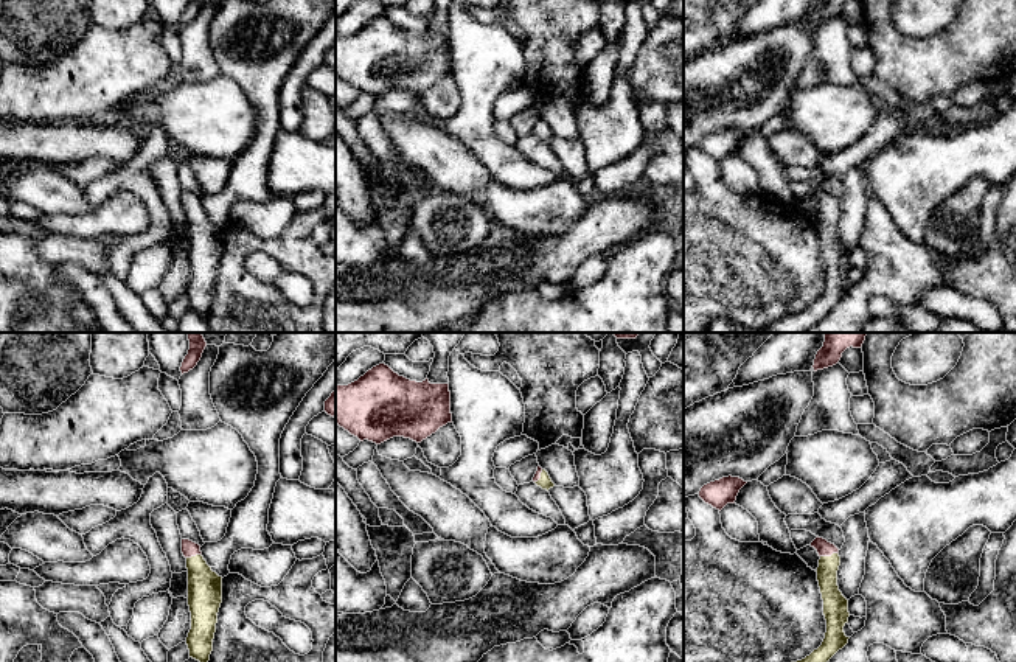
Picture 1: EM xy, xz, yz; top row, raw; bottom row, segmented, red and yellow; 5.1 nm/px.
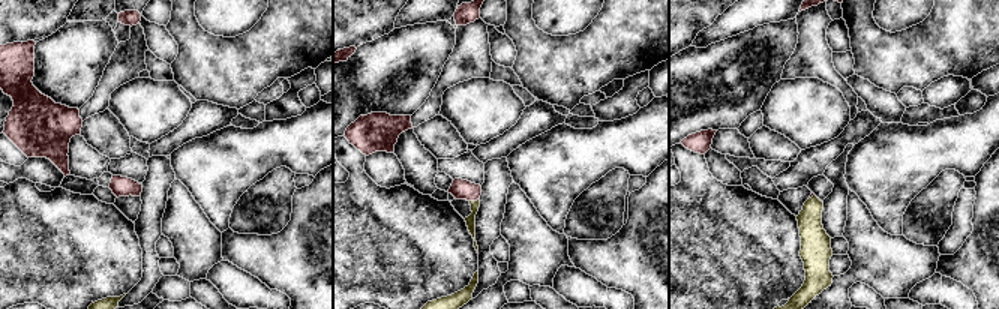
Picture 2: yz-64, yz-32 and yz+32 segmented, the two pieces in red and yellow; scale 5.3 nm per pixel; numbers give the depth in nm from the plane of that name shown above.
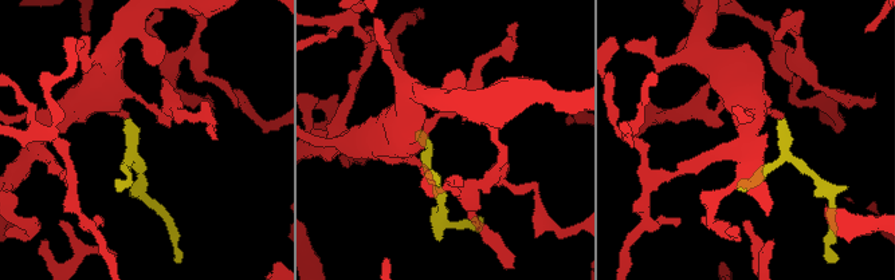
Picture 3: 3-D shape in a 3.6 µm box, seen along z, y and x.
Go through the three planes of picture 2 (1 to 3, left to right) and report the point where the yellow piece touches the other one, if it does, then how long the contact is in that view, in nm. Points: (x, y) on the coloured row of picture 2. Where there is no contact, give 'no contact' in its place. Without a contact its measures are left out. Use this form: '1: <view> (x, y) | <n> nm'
1: no contact
2: yz-32 (474, 200) | 60 nm
3: yz+32 (812, 195) | 40 nm

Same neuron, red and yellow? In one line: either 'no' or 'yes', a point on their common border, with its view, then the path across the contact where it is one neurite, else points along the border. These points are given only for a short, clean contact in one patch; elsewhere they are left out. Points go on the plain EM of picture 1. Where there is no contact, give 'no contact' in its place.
yes; contact yz (828, 207); way yz (822, 198), (828, 207), (828, 241), (835, 254)

